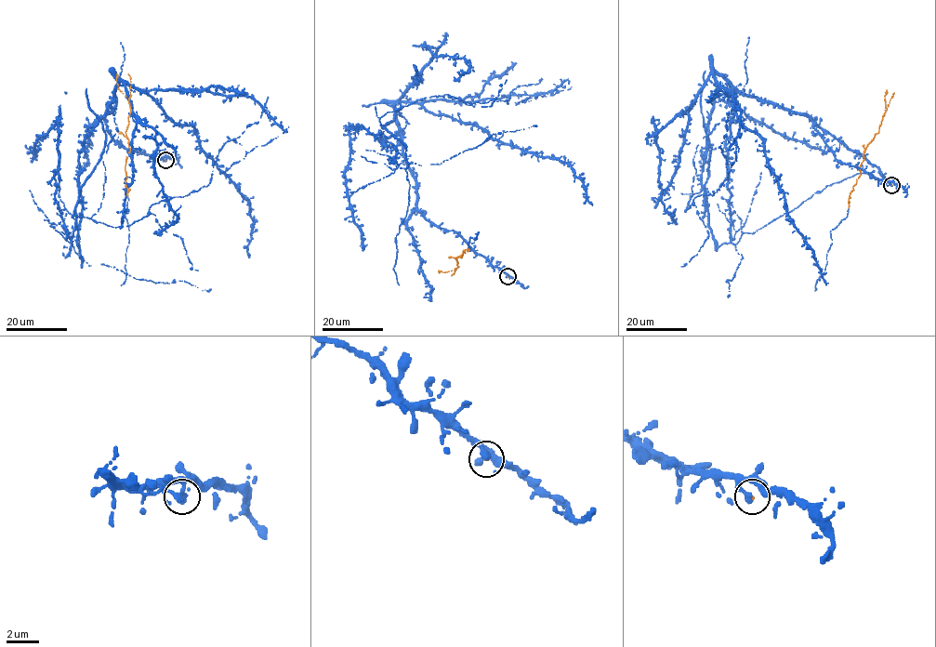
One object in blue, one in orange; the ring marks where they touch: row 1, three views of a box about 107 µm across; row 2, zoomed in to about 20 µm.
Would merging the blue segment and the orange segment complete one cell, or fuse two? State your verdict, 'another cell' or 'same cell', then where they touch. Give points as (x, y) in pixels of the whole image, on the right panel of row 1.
same cell; place (891, 185)

